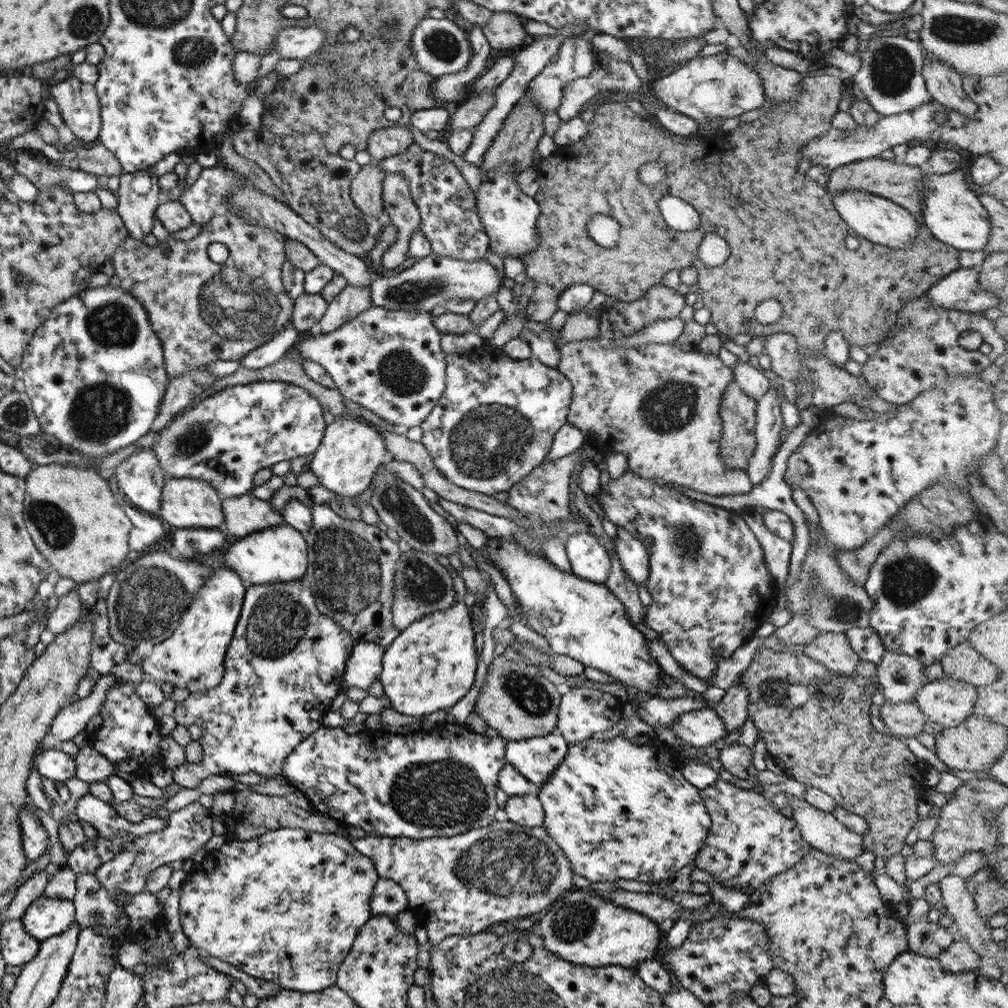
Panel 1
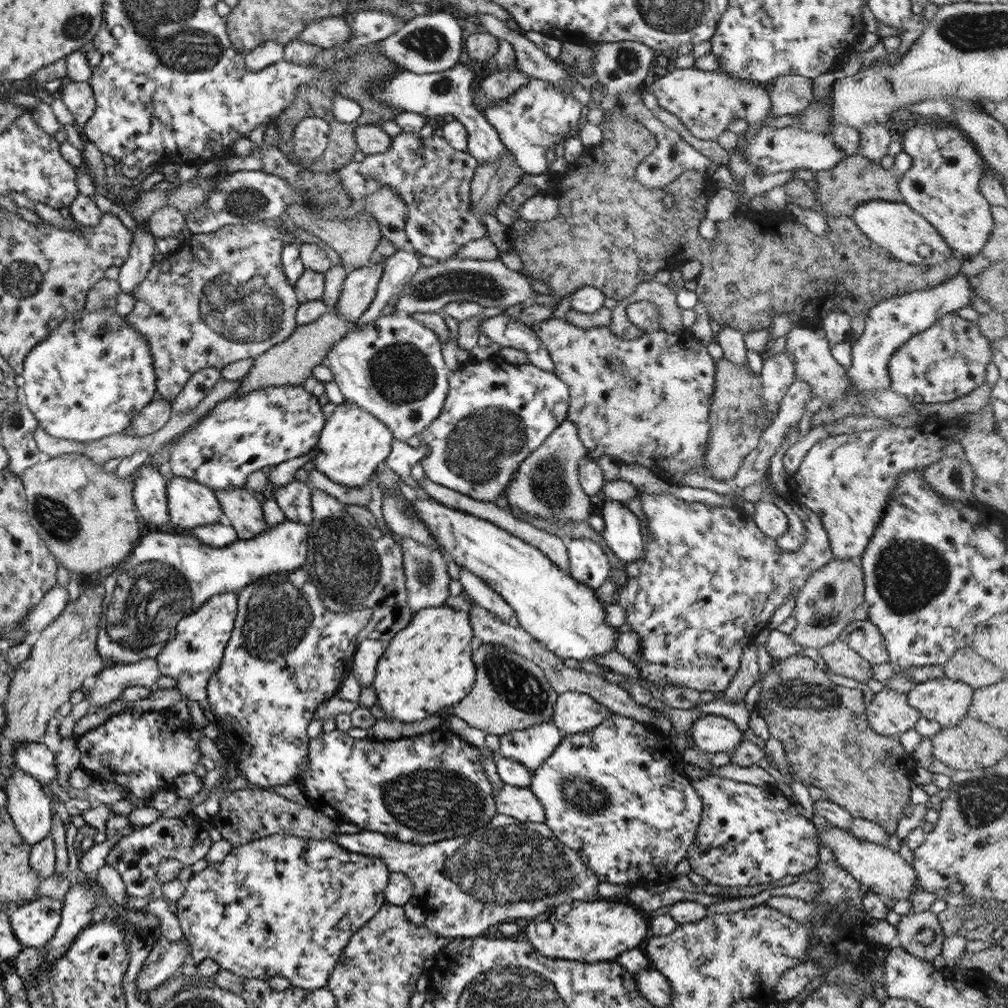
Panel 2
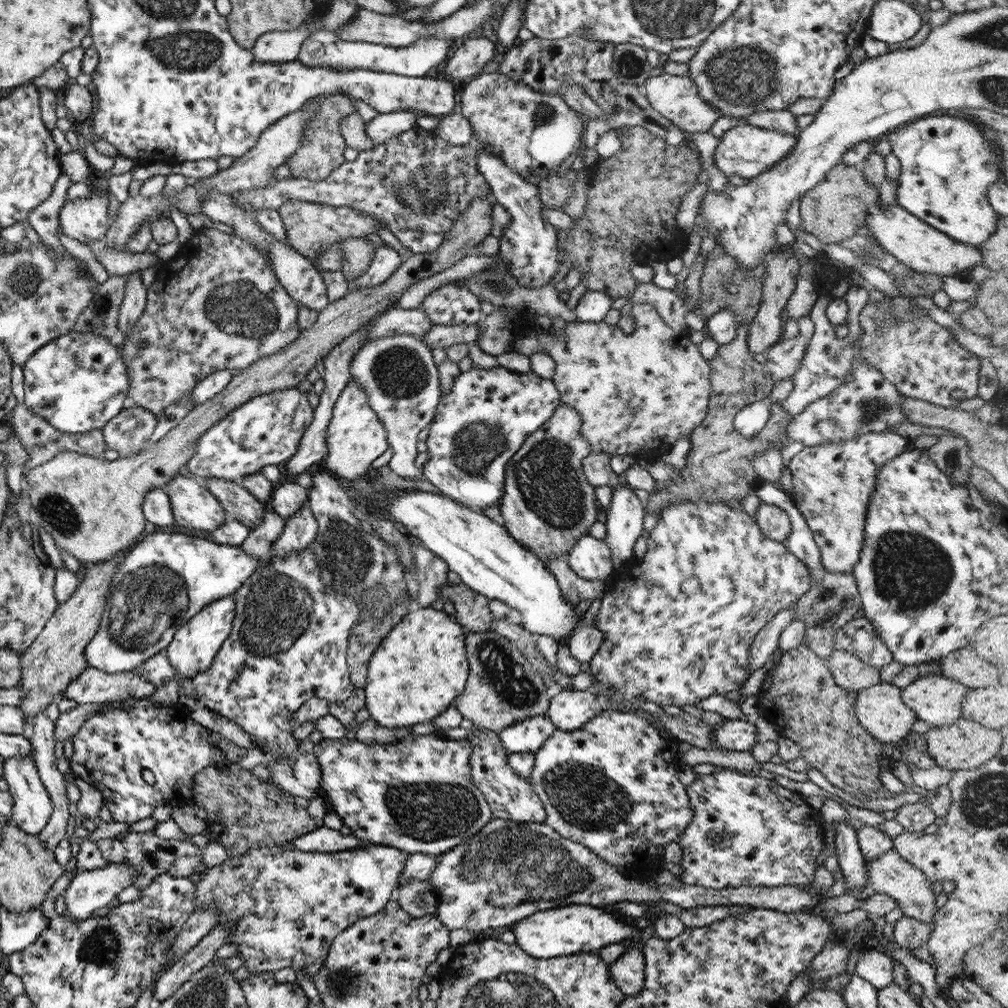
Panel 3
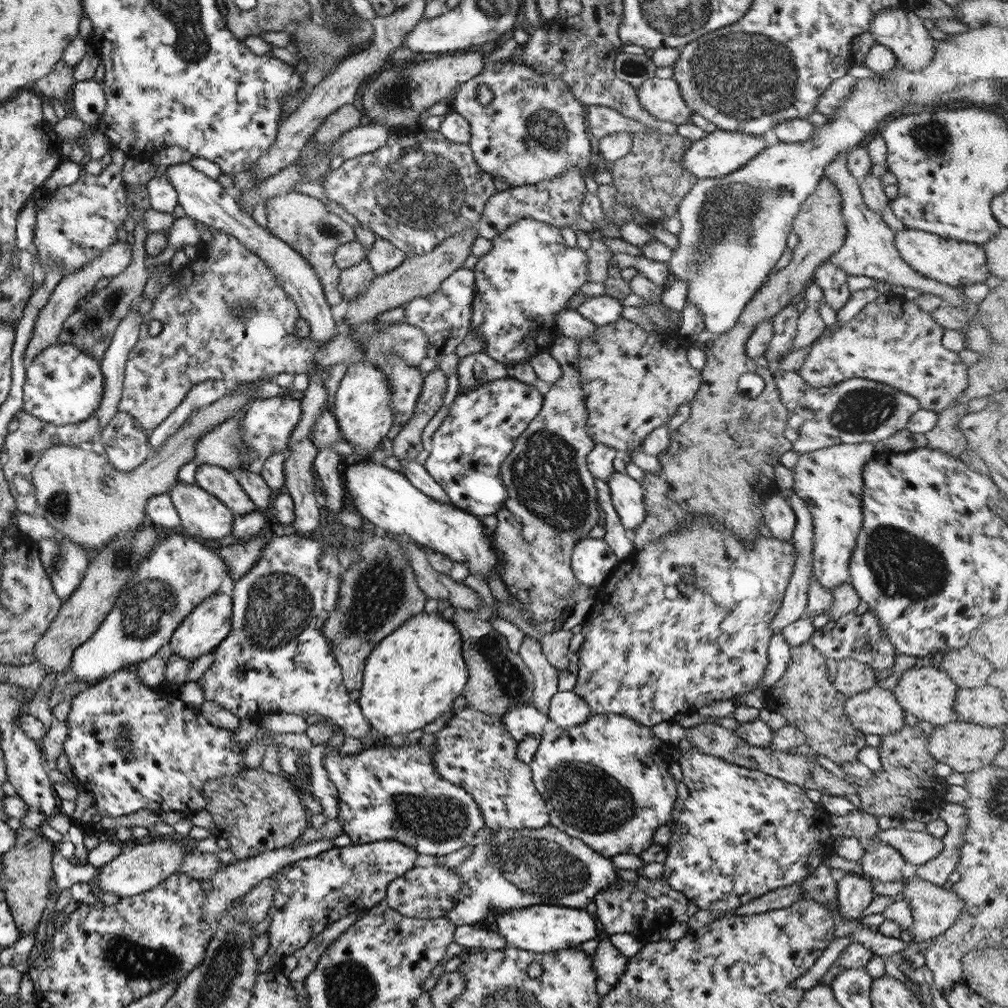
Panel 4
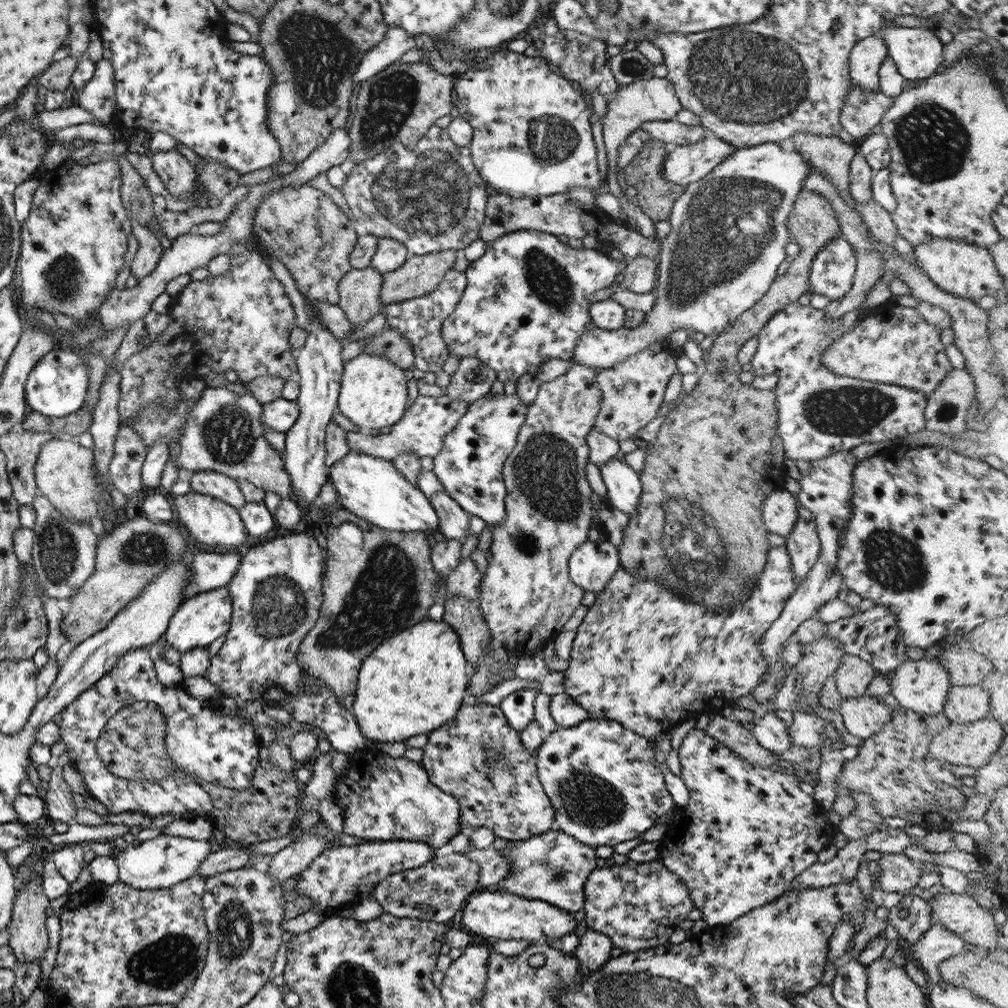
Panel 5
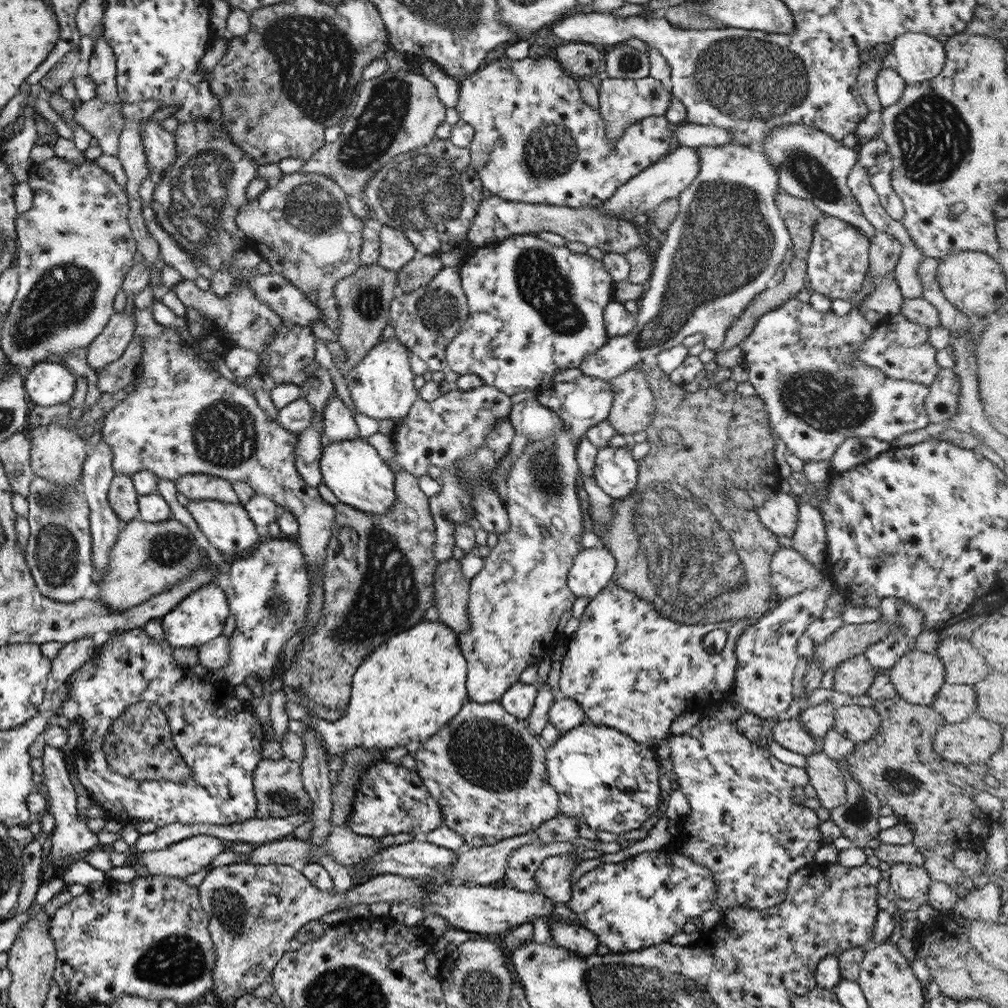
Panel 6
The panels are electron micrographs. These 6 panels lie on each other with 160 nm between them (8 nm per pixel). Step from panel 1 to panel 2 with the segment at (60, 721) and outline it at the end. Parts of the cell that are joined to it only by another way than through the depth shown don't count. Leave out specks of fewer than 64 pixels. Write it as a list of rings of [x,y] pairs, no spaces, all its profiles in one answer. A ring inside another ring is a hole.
[[[153,658],[139,660],[132,664],[108,666],[95,676],[95,683],[89,691],[89,708],[87,712],[120,699],[121,692],[127,686],[150,686],[160,676]]]

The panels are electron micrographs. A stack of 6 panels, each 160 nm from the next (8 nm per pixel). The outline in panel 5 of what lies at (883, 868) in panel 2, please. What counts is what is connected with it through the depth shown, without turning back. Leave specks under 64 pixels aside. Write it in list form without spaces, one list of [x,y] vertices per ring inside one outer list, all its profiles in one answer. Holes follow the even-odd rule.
[[[943,889],[933,895],[933,902],[929,906],[932,924],[944,926],[949,932],[955,933],[967,944],[971,944],[975,948],[985,948],[987,951],[993,951],[999,946],[999,940],[1002,936],[995,929],[992,915],[970,894],[957,894]]]

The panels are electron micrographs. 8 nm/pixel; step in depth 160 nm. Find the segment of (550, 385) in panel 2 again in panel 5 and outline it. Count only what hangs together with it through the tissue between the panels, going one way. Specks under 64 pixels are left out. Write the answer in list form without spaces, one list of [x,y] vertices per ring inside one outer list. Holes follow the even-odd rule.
[[[516,393],[506,396],[503,394],[487,394],[482,396],[481,398],[473,401],[466,408],[466,413],[458,418],[457,424],[445,438],[442,439],[442,443],[439,449],[439,452],[432,458],[433,465],[433,474],[437,477],[437,480],[440,480],[440,483],[443,485],[444,492],[449,495],[460,507],[461,510],[464,510],[466,513],[472,514],[472,516],[477,516],[477,518],[481,518],[483,522],[487,525],[495,525],[499,524],[506,515],[504,511],[504,498],[507,489],[504,487],[504,480],[502,477],[502,468],[504,460],[507,458],[507,455],[513,450],[513,447],[516,443],[516,437],[521,428],[521,424],[523,424],[523,419],[526,417],[528,406],[525,406],[520,400]]]

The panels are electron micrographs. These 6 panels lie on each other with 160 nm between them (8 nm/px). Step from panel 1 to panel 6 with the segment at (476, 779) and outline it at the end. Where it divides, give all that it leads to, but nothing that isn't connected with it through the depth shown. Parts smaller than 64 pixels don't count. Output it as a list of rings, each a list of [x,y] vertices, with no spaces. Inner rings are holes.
[[[377,762],[360,775],[359,786],[360,793],[354,794],[350,815],[343,825],[355,834],[374,839],[399,832],[429,835],[442,824],[440,808],[416,771],[406,770],[400,764]]]

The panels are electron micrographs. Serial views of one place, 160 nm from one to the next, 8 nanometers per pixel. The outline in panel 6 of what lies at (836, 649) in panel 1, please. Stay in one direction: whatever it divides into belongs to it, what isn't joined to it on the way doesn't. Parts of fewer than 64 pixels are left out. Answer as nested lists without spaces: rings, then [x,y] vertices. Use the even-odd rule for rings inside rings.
[[[862,654],[853,656],[834,668],[832,688],[839,693],[856,698],[865,694],[877,675]]]

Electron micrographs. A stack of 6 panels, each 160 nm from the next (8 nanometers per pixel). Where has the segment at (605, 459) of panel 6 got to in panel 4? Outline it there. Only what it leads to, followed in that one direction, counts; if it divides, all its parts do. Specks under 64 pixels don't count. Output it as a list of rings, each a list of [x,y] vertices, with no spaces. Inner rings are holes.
[[[617,471],[611,473],[605,483],[617,518],[630,535],[645,516],[642,487],[630,476]]]

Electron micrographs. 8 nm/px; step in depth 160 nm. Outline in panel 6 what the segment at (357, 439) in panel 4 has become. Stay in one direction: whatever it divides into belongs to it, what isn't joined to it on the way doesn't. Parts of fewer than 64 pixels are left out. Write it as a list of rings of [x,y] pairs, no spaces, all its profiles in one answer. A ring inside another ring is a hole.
[[[393,336],[381,339],[371,350],[358,360],[353,367],[348,367],[345,384],[356,412],[369,416],[369,418],[397,420],[409,414],[409,408],[418,396],[413,387],[413,372],[409,369],[407,361],[408,349],[399,339]]]

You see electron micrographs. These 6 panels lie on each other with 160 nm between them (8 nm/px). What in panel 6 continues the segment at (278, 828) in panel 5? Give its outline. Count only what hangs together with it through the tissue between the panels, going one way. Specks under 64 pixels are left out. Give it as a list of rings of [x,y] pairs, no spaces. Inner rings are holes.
[[[282,757],[278,760],[261,758],[253,772],[252,785],[257,806],[254,817],[283,818],[298,812],[311,812],[312,802],[308,792],[302,787],[300,764]]]

